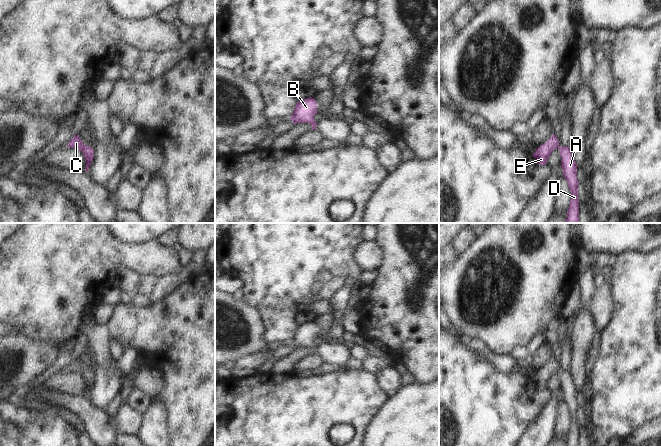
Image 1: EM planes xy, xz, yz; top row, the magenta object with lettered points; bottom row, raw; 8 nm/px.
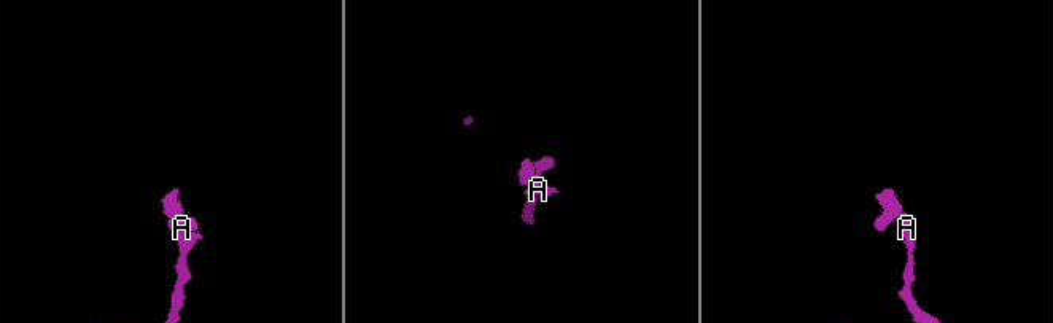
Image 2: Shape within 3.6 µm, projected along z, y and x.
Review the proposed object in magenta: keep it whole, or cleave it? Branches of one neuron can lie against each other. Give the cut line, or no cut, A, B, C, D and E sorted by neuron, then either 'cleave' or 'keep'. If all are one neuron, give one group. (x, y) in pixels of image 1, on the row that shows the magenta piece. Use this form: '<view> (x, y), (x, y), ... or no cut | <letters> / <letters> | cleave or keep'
no cut | A B C D E | keep

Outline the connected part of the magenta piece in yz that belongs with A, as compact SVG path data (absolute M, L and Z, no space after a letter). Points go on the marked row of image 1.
M553 133L551 138L538 147L532 154L539 165L546 165L547 159L551 153L556 149L559 149L561 156L561 167L563 171L563 177L568 183L571 200L569 209L567 211L566 223L579 223L579 200L578 200L578 180L577 180L577 165L571 153L569 146L559 146L559 141Z

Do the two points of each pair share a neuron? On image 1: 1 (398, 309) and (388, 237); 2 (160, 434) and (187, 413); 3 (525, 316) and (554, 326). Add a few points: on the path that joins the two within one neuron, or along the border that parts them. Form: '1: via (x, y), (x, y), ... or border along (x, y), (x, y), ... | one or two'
1: via (399, 291), (399, 255) | one
2: border along (163, 407), (166, 413), (166, 431), (168, 436) | two
3: border along (559, 315), (547, 326) | two

